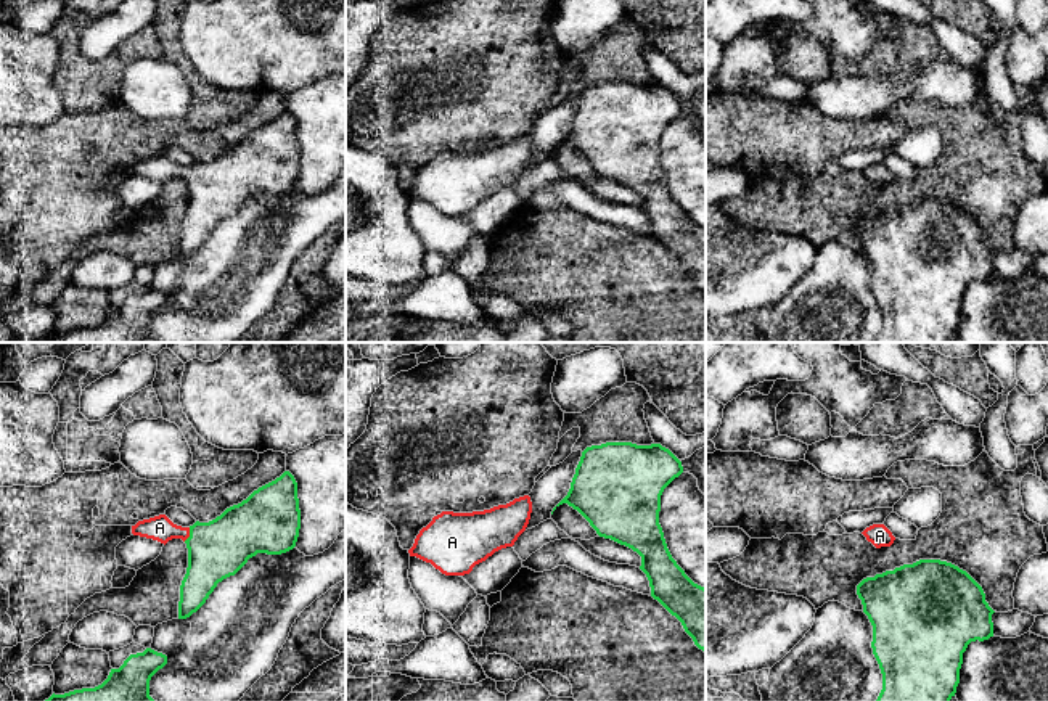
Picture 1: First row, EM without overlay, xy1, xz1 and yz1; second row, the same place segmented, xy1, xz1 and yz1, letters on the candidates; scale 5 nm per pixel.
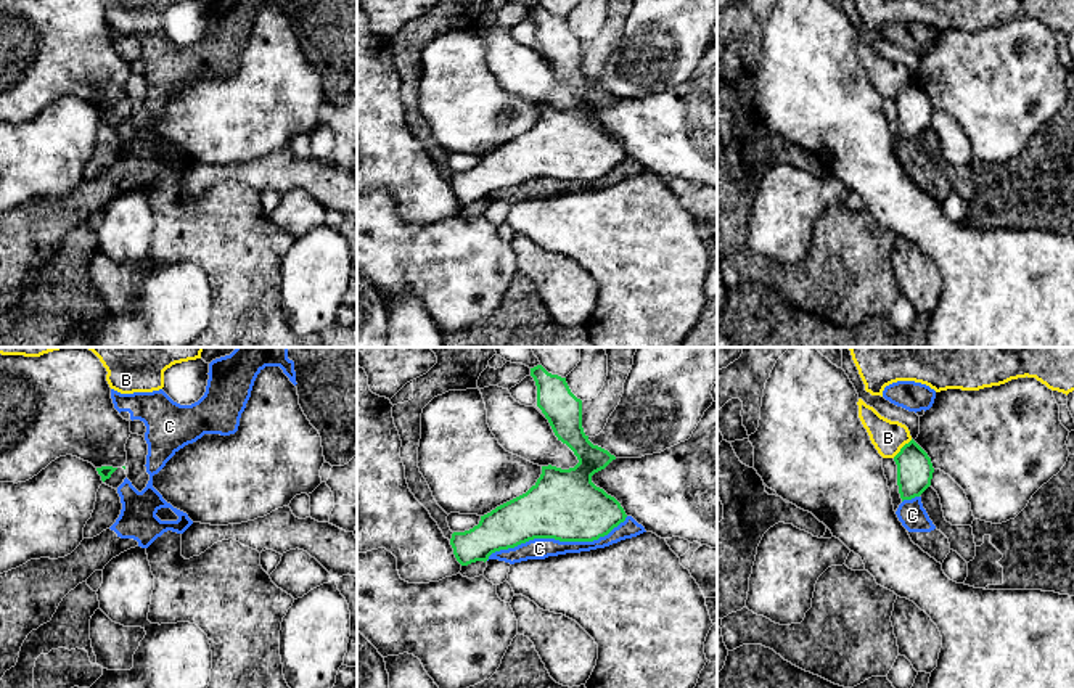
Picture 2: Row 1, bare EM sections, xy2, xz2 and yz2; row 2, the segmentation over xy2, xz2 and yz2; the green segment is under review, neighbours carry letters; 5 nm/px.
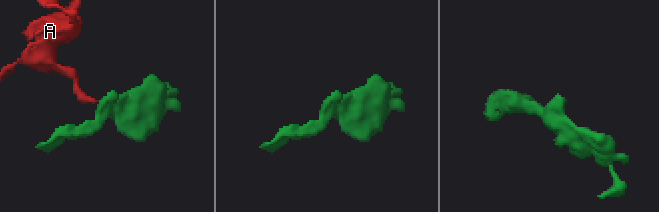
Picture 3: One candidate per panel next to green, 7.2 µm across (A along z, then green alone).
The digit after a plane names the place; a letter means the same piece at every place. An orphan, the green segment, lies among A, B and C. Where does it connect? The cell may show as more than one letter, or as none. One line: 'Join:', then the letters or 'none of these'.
Join: A

